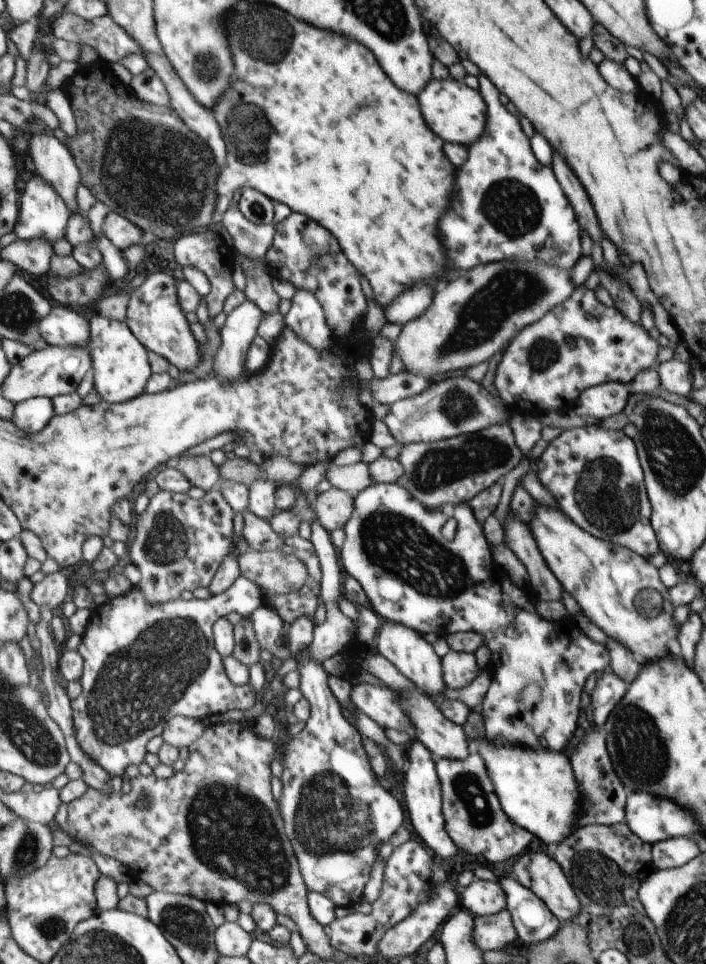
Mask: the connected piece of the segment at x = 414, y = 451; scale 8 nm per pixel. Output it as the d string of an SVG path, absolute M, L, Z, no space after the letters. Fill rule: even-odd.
M508 423L441 441L410 443L401 447L397 459L405 465L405 474L397 483L409 489L410 496L430 510L470 502L482 490L502 481L504 475L522 460L522 452L514 442Z

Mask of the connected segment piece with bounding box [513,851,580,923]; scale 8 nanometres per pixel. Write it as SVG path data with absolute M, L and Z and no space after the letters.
M528 852L513 865L516 880L536 893L562 923L574 920L580 901L560 865L544 852Z

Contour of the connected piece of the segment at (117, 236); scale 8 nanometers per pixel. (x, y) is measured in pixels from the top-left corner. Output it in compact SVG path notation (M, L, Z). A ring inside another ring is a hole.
M109 211L102 226L103 234L106 234L118 248L126 250L134 245L143 245L144 230L134 224L130 218L123 214Z

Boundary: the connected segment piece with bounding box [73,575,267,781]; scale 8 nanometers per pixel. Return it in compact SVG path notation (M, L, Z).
M242 575L228 592L206 599L178 598L164 604L152 604L142 590L134 588L126 595L112 597L96 608L92 624L79 646L80 654L86 658L82 677L84 694L73 700L76 738L88 756L119 781L127 774L128 766L147 762L150 741L162 736L174 718L187 716L202 721L205 716L230 710L244 710L249 714L258 704L259 695L255 694L249 682L238 685L229 677L224 656L218 650L215 626L222 617L232 612L250 617L264 604L267 601L263 588Z

